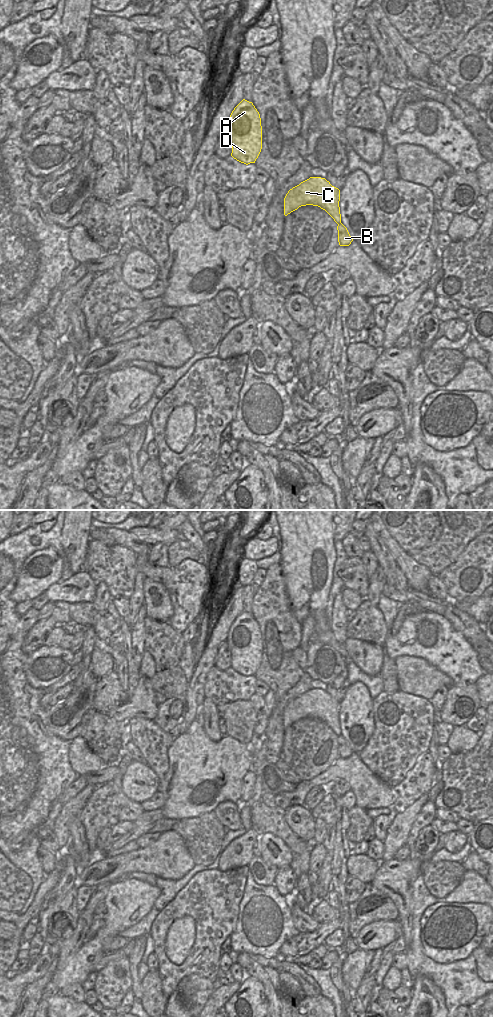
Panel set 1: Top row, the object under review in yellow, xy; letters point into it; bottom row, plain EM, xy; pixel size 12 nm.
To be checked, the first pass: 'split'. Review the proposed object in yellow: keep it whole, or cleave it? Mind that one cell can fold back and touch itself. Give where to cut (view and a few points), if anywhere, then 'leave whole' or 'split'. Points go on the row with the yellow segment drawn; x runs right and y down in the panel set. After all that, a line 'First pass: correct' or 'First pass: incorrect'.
cut in xy along (340, 222), (338, 225); split
First pass: correct

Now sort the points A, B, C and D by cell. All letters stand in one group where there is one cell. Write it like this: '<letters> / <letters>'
A C D / B

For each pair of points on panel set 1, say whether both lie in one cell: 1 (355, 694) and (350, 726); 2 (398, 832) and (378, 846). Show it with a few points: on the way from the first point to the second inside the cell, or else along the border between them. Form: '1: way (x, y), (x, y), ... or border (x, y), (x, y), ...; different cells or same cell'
1: way (355, 702), (355, 718); same cell
2: border (383, 842), (384, 849), (381, 859); different cells

